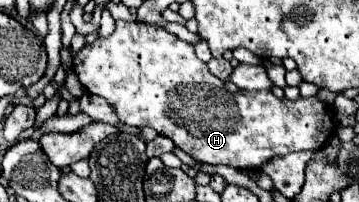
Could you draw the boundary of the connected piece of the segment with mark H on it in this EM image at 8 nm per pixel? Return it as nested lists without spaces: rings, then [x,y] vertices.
[[[117,19],[115,31],[109,37],[97,37],[75,55],[73,71],[89,93],[101,95],[113,105],[121,123],[153,127],[193,159],[209,165],[229,165],[241,171],[255,171],[275,155],[319,151],[337,129],[335,113],[317,97],[299,97],[289,101],[287,97],[275,97],[271,91],[241,90],[229,81],[221,81],[211,75],[207,63],[197,59],[191,43],[147,23],[125,23]]]

